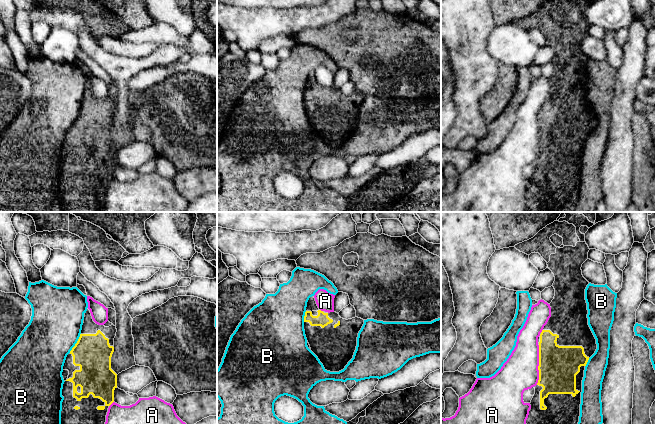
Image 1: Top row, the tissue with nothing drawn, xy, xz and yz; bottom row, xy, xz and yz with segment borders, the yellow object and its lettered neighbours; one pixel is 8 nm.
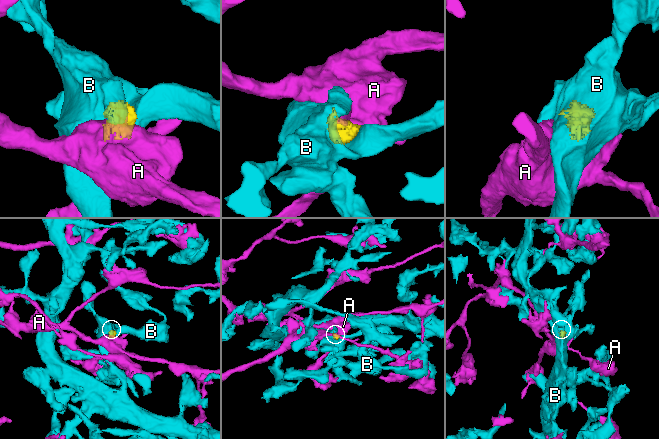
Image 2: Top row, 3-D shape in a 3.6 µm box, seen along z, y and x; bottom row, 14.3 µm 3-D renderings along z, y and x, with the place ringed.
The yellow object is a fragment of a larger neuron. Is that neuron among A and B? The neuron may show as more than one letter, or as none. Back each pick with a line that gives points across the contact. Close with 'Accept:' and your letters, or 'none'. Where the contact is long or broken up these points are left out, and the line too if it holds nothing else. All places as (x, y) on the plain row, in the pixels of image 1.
Accept: none

